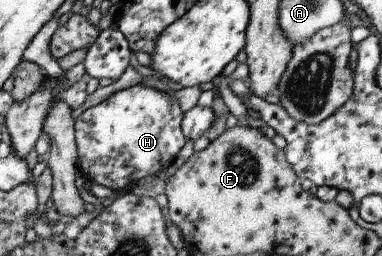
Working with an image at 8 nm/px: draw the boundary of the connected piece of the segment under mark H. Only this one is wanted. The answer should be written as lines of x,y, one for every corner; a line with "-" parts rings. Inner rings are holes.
142,84
113,93
95,107
85,109
74,120
79,172
86,180
113,191
131,188
142,177
158,175
173,163
174,157
186,142
180,129
182,116
177,99
169,93

